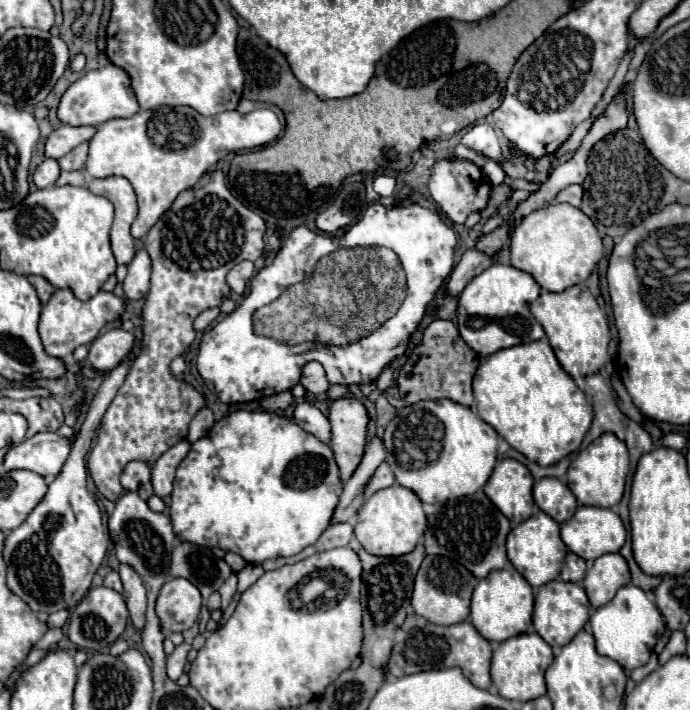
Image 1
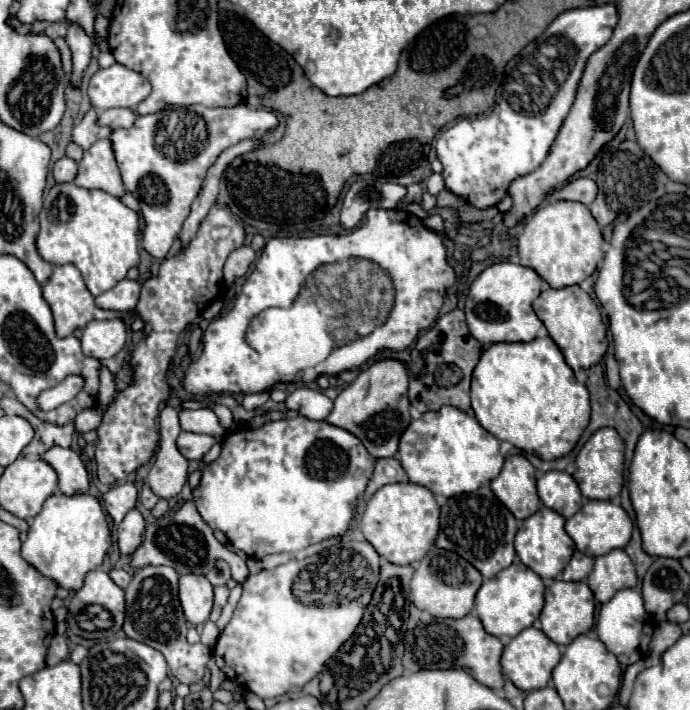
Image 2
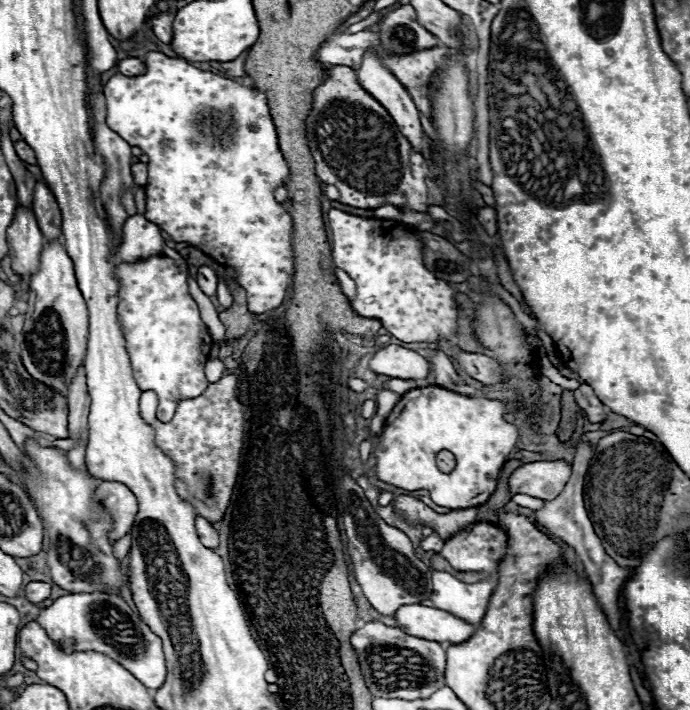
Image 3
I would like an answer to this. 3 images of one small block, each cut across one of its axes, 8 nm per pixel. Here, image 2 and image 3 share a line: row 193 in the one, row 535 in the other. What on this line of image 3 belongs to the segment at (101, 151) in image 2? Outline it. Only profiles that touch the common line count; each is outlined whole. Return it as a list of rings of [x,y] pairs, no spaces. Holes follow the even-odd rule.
[[[100,482],[96,486],[94,500],[100,502],[112,518],[112,530],[108,532],[110,542],[116,542],[126,536],[138,512],[136,496],[120,482]]]

